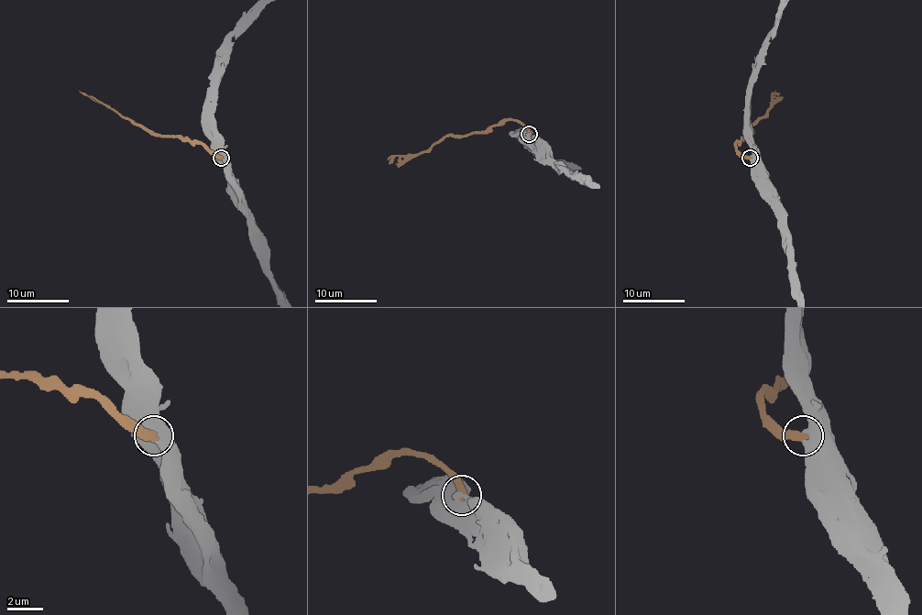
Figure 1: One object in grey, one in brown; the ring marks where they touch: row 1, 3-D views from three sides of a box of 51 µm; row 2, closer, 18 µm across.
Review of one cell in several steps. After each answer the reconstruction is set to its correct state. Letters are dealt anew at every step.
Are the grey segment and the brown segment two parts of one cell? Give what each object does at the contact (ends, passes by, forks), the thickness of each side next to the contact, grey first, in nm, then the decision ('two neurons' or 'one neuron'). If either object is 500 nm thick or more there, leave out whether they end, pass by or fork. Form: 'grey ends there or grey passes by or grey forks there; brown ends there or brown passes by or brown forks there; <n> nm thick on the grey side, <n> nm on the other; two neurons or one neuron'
600 nm thick on the grey side, 440 nm on the other; two neurons

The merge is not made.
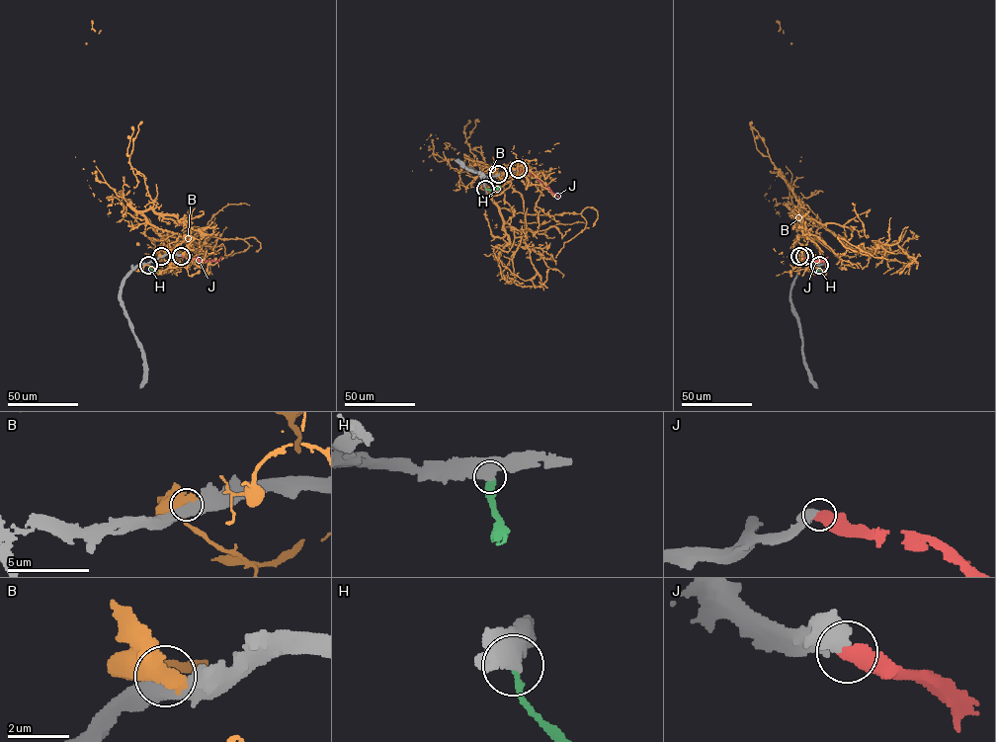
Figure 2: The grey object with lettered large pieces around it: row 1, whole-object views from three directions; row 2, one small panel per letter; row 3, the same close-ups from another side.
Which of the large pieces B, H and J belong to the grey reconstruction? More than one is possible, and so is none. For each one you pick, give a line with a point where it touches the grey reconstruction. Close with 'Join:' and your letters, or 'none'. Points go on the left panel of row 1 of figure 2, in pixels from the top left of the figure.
J: meets grey at (181, 256)
Join: J

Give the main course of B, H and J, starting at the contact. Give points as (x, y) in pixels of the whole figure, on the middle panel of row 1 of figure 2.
B: (497, 174), (505, 179), (522, 167), (508, 176), (480, 166), (490, 167), (466, 140), (476, 120), (429, 145)
H: (485, 189), (496, 190), (500, 186)
J: (518, 169), (529, 171), (558, 198)

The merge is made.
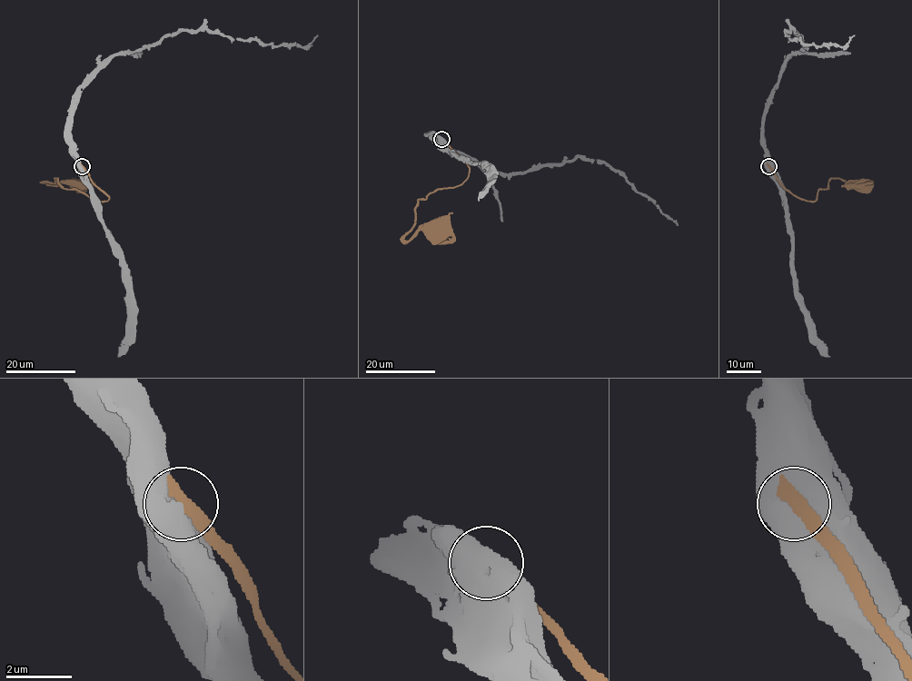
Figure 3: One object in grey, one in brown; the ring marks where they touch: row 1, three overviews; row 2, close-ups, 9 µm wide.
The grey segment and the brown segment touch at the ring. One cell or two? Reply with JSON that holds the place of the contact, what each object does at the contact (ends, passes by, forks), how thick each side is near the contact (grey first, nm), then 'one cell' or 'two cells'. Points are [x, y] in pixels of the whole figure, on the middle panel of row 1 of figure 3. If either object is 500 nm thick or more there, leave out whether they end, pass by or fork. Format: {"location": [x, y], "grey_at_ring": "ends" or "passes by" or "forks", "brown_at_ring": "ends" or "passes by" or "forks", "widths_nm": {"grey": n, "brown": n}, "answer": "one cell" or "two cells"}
{"location": [441, 139], "widths_nm": {"grey": 750, "brown": 400}, "answer": "two cells"}

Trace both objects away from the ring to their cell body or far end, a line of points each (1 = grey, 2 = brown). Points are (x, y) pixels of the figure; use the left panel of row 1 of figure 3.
1: (82, 166), (70, 113), (76, 92), (114, 56), (183, 30), (273, 45), (304, 46), (317, 35)
2: (82, 166), (109, 198), (99, 201), (64, 189), (57, 178), (54, 182), (44, 182), (76, 186)

